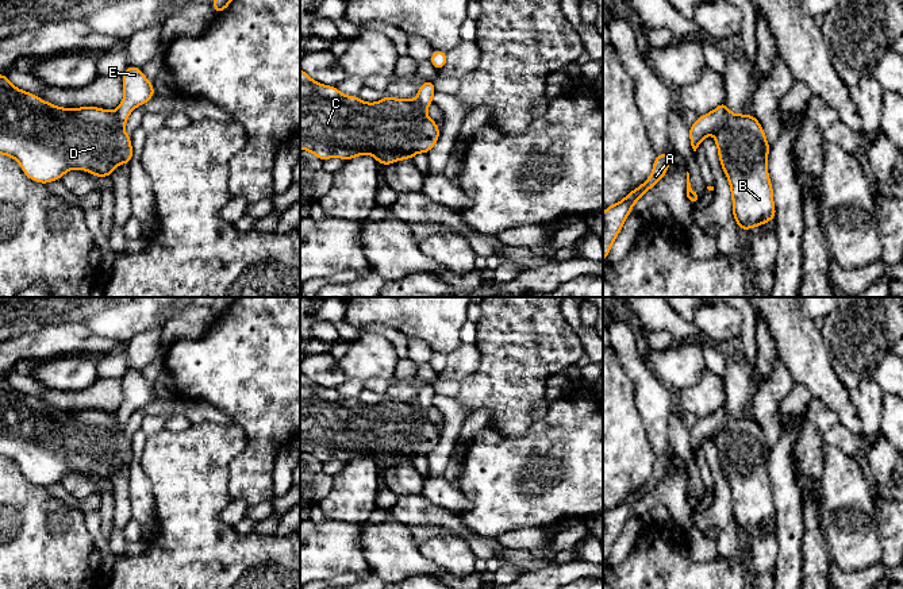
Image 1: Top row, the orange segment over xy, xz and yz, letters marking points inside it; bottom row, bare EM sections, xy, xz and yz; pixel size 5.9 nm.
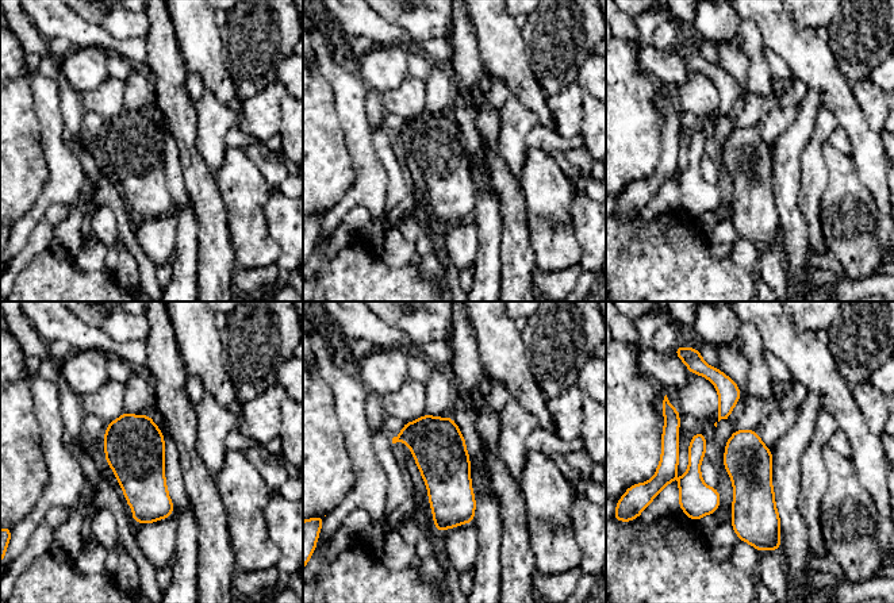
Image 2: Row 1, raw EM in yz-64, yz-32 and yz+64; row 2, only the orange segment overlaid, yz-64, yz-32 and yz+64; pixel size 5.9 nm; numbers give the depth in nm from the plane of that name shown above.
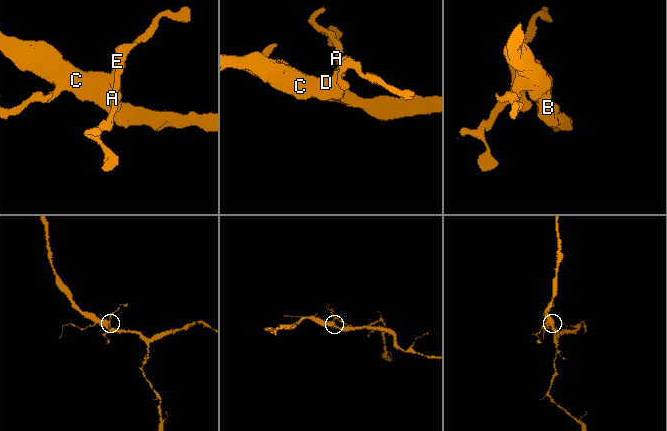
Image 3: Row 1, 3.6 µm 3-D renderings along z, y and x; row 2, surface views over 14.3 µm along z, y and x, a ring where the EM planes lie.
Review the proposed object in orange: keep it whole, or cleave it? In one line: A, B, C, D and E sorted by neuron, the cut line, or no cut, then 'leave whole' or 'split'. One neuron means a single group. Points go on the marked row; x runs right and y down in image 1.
groups A E / B C D; cut yz (729, 111), (726, 118), (713, 130); split

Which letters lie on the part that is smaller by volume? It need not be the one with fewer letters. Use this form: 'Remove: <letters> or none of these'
Remove: A, E

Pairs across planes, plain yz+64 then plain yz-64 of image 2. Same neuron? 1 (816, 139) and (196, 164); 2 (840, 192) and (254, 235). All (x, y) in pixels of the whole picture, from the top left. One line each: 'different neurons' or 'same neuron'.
1: different neurons
2: same neuron

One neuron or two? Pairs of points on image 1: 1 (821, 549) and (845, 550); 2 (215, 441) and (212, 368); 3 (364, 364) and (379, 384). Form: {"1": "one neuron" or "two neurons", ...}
{"1": "two neurons", "2": "two neurons", "3": "two neurons"}

